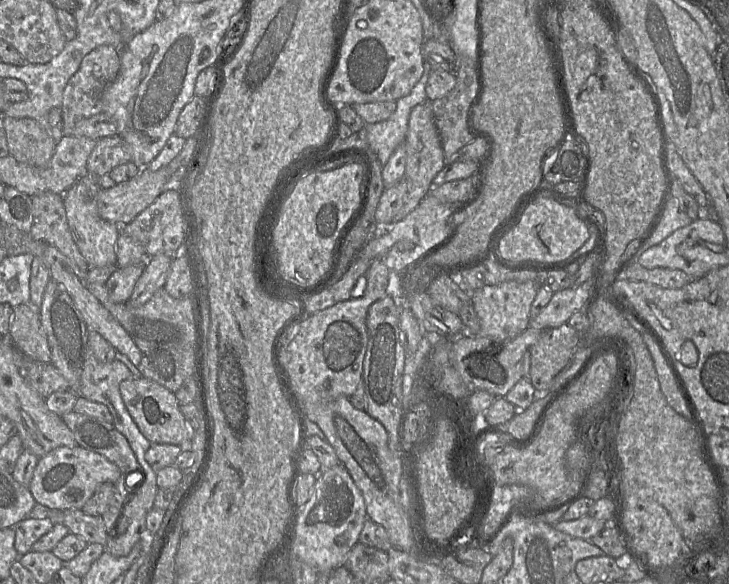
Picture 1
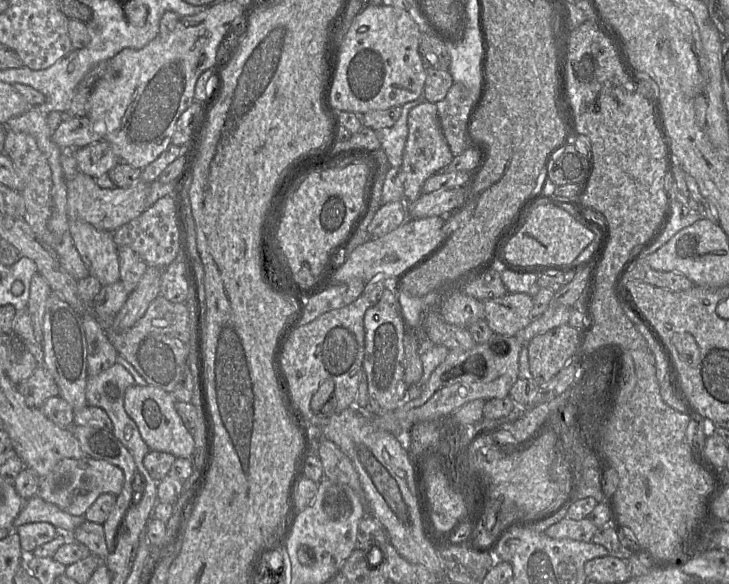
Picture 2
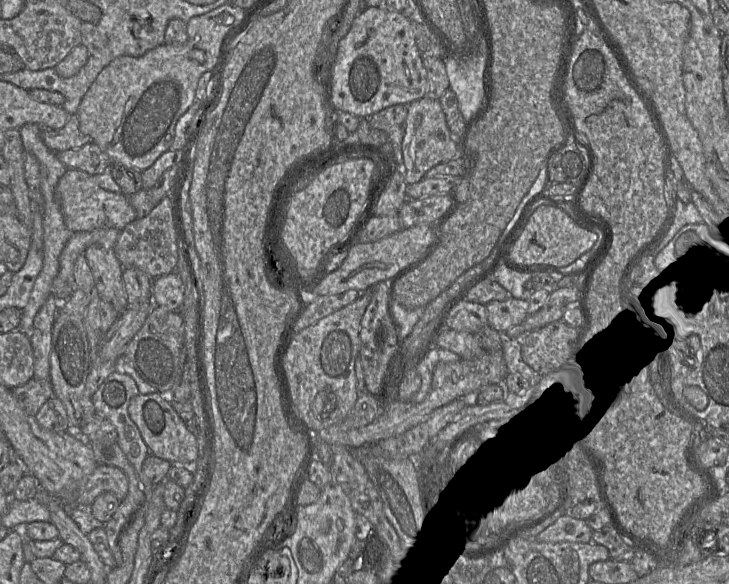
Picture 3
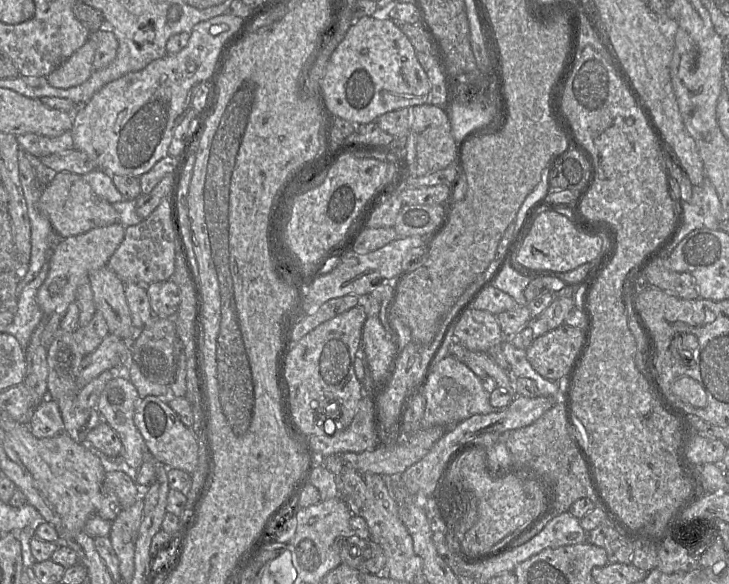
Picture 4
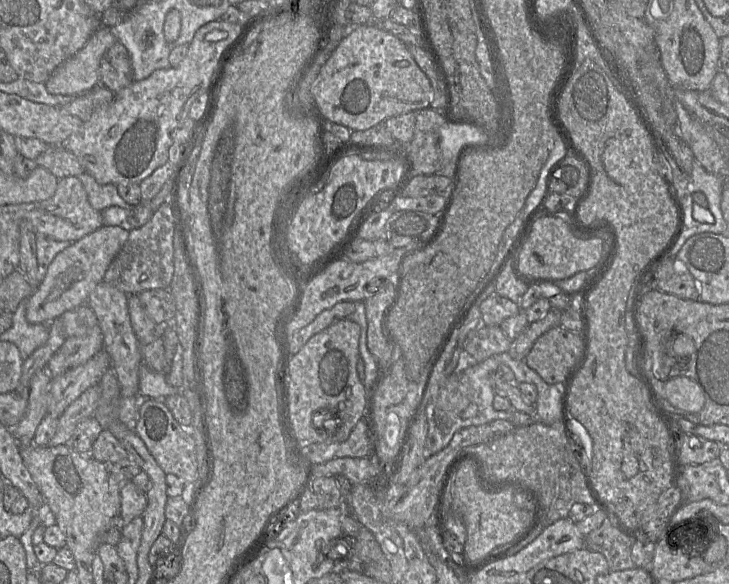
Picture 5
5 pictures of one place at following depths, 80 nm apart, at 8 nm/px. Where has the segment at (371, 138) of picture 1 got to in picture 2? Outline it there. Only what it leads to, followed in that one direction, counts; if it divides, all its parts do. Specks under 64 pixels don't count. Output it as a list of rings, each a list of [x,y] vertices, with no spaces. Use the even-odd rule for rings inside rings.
[[[423,88],[422,93],[416,100],[409,101],[402,105],[401,115],[393,126],[375,130],[391,167],[402,165],[402,155],[408,136],[408,114],[413,107],[424,101],[427,100]]]

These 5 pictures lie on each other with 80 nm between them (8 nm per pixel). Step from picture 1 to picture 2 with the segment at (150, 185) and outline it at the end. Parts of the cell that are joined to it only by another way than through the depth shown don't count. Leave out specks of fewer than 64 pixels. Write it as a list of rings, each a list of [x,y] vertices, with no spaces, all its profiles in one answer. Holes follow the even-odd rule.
[[[79,171],[74,177],[66,180],[68,220],[78,218],[98,229],[115,232],[147,210],[149,184],[139,180],[128,188],[105,189],[98,186],[95,178]]]

